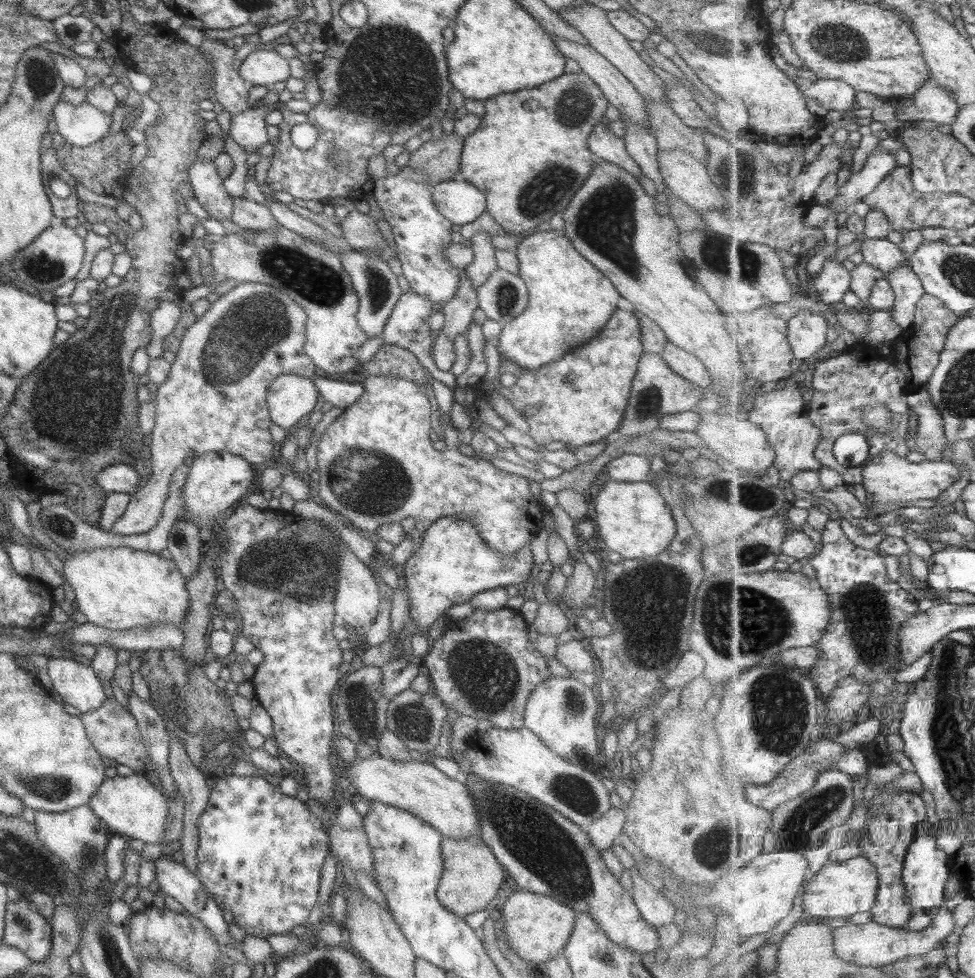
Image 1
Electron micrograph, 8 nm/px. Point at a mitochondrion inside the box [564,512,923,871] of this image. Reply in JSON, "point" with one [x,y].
{"point":[743,620]}

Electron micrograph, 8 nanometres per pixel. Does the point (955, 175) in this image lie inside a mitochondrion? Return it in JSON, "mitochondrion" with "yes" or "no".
{"mitochondrion":"no"}

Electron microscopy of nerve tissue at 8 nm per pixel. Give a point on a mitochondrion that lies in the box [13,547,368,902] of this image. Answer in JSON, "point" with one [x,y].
{"point":[56,788]}

